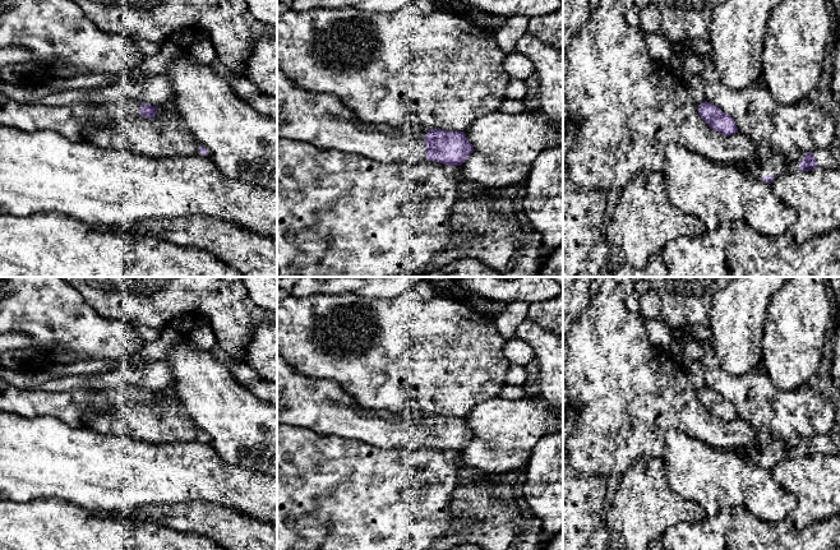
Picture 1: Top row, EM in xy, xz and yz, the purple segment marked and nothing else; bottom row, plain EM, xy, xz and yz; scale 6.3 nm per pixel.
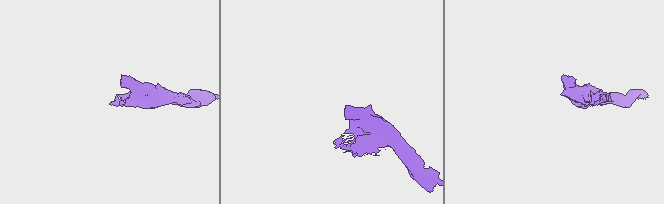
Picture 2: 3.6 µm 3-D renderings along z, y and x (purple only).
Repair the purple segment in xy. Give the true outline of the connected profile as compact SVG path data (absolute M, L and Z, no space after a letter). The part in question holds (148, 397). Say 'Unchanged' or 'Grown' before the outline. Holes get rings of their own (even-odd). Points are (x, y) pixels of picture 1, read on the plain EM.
Grown. M0 379L0 410L28 419L54 416L73 427L84 425L84 417L91 413L111 413L133 403L154 405L156 399L157 392L134 385L103 390L45 392L22 389Z

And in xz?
Grown. M277 351L277 426L283 425L357 439L384 449L435 447L446 452L461 452L474 438L474 431L467 426L465 417L419 416L363 408L336 382L297 373Z

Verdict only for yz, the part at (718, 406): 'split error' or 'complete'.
complete

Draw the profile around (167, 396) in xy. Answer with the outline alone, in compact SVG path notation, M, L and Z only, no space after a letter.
M174 385L157 392L154 405L133 403L111 413L91 413L84 425L106 434L116 434L153 444L194 442L200 430L183 408Z

